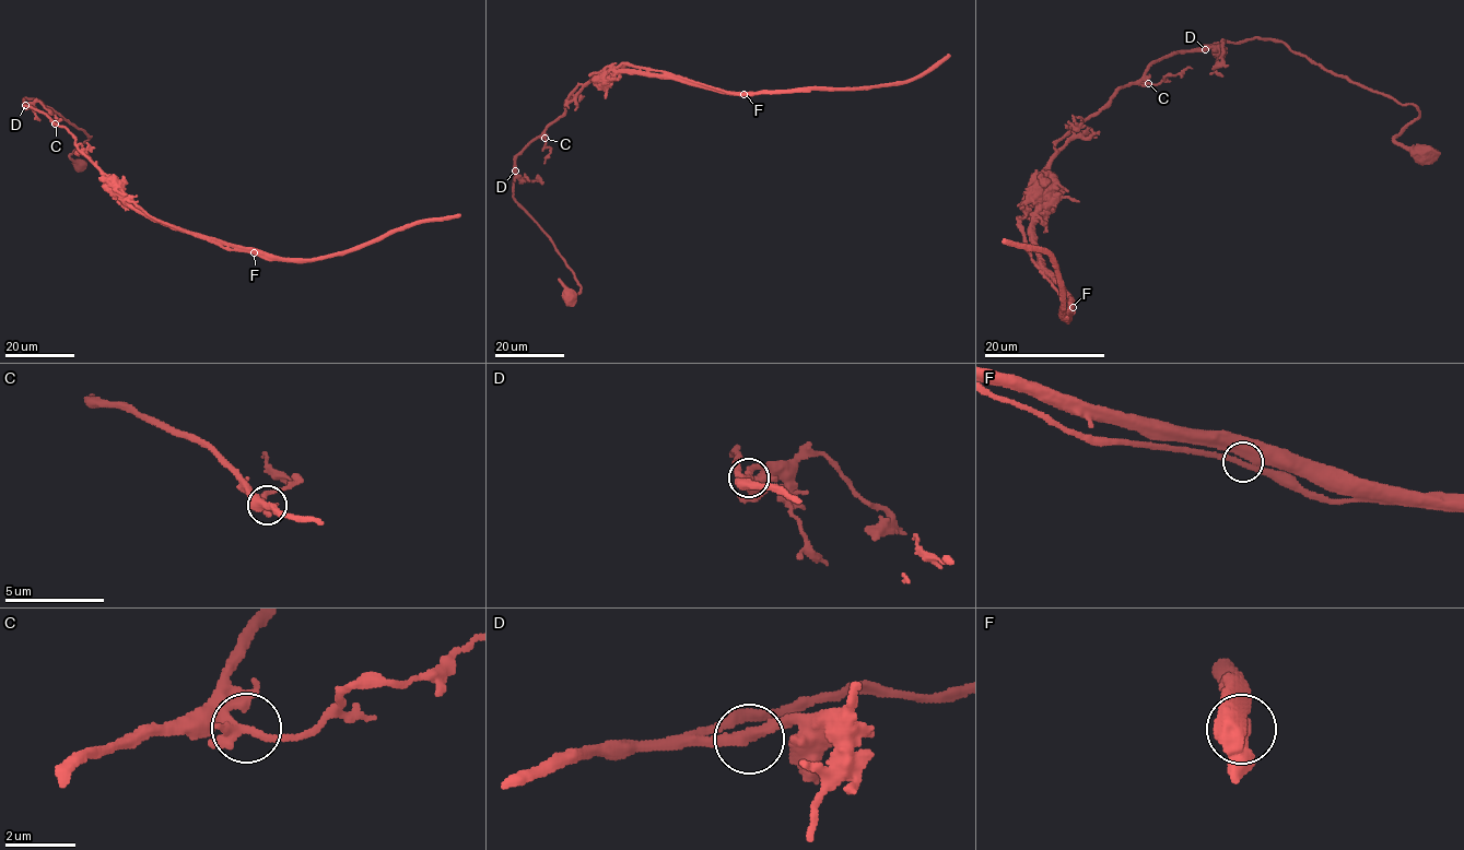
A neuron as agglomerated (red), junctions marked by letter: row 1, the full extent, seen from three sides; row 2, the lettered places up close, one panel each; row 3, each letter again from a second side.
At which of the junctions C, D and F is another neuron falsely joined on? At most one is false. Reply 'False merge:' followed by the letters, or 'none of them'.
False merge: F

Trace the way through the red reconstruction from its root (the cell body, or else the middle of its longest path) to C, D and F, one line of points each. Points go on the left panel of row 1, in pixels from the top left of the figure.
C: (79, 165), (69, 156), (91, 136), (41, 101), (23, 98), (25, 106), (42, 110), (55, 124)
D: (79, 165), (69, 156), (91, 136), (41, 101), (24, 98), (25, 105)
F: (79, 165), (69, 156), (91, 136), (41, 101), (24, 98), (25, 106), (65, 127), (135, 208), (254, 254)

